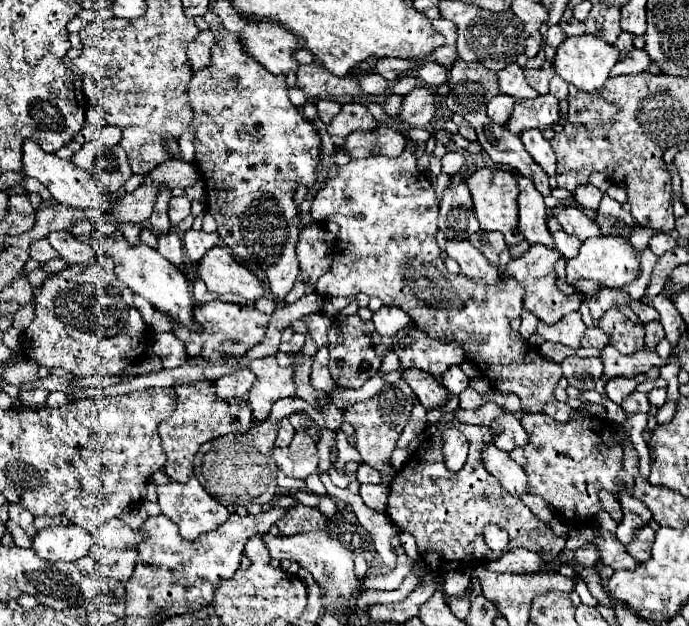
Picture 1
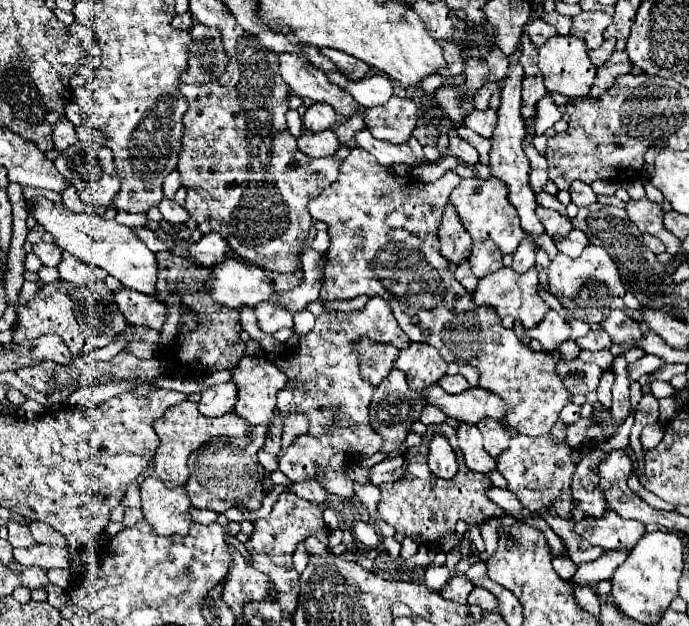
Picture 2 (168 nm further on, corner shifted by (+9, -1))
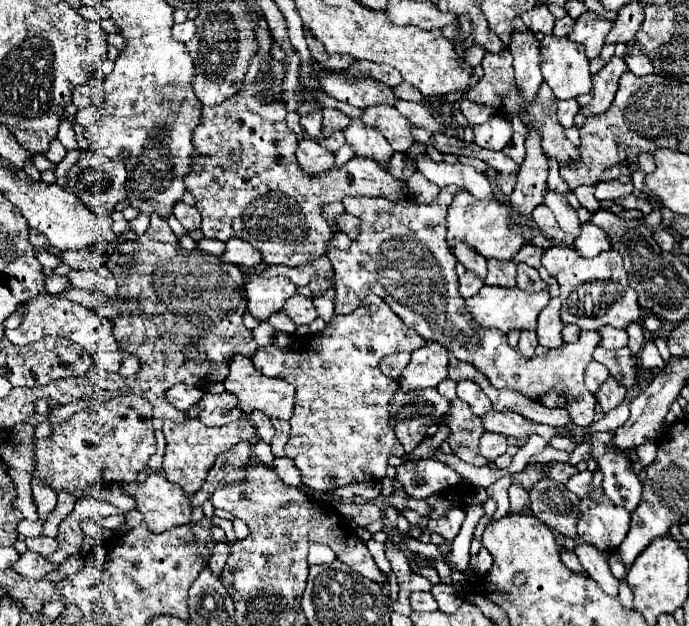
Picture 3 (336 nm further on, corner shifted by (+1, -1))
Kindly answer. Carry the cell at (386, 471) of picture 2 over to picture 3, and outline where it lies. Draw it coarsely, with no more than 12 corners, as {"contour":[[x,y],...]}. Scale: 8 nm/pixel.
{"contour":[[436,459],[402,463],[396,479],[414,499],[456,487],[462,477]]}

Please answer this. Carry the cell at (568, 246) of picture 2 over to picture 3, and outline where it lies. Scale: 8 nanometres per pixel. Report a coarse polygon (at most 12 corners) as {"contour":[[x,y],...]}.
{"contour":[[582,225],[574,247],[582,257],[612,249],[598,225]]}

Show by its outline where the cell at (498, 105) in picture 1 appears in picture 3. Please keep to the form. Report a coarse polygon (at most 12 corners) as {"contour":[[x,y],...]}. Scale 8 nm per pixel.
{"contour":[[490,117],[474,125],[474,143],[502,151],[512,139],[512,123]]}

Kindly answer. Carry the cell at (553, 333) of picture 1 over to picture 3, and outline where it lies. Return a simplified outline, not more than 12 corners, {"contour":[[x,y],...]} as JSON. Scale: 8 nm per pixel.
{"contour":[[552,297],[538,315],[536,335],[542,347],[564,343],[558,317],[560,299]]}

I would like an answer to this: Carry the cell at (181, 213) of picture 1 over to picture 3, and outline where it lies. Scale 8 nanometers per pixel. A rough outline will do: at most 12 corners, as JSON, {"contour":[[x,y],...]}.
{"contour":[[176,203],[174,217],[186,229],[200,229],[196,207]]}

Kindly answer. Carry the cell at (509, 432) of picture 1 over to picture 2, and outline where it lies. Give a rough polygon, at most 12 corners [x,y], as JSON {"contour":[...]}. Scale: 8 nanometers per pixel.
{"contour":[[482,419],[484,449],[498,457],[510,445],[510,427]]}

